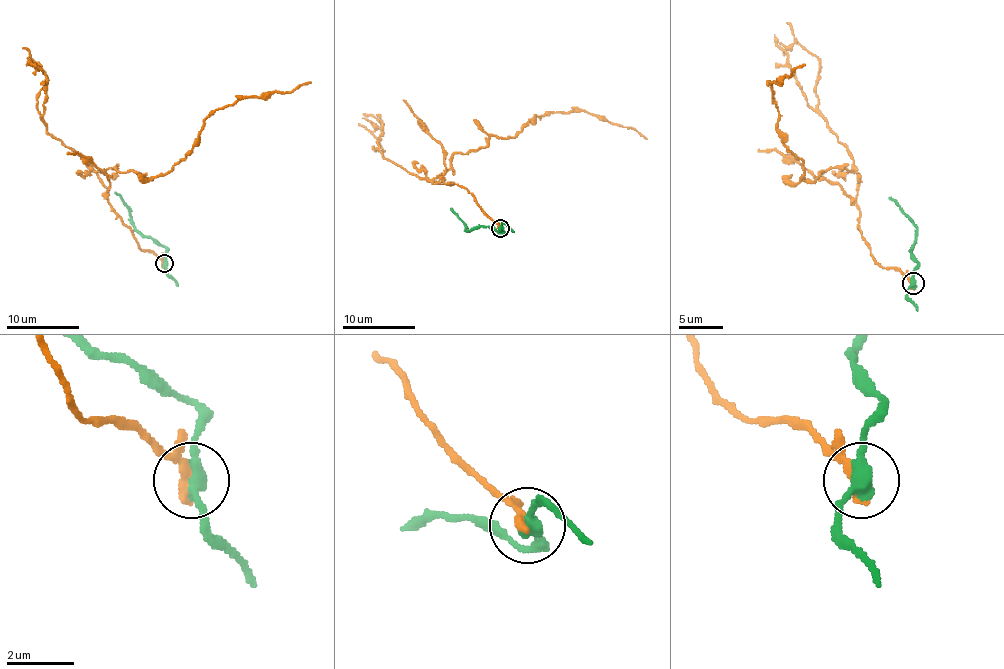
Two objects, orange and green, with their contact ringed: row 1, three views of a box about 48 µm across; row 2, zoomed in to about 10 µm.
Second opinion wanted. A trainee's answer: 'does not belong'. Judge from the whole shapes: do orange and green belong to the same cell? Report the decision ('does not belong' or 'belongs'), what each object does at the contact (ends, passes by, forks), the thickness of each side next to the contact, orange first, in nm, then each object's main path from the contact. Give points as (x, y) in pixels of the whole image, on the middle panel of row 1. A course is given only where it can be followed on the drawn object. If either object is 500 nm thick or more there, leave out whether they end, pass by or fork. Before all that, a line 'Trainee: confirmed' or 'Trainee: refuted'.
Trainee: confirmed
does not belong; orange ends; green passes by; calibres 360 and 400 nm; course orange (500, 228), (456, 183), (435, 183), (455, 153), (514, 138), (534, 116), (579, 111), (646, 138); course green (500, 228), (502, 232), (480, 227), (467, 230), (451, 208)

